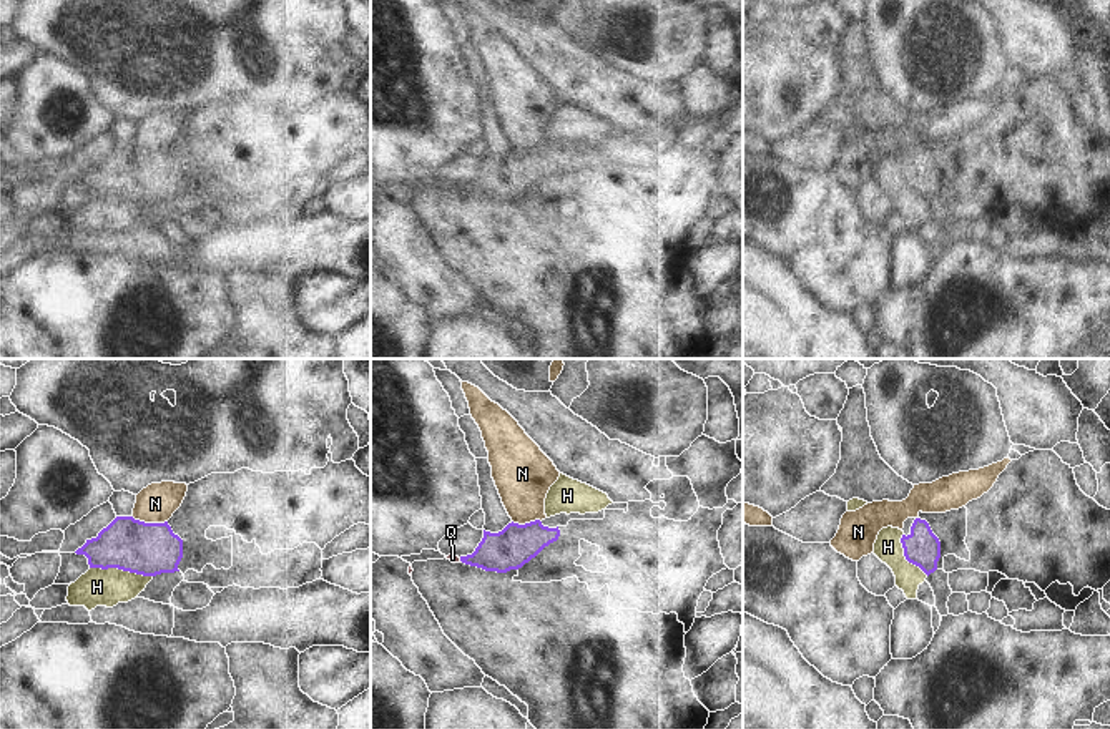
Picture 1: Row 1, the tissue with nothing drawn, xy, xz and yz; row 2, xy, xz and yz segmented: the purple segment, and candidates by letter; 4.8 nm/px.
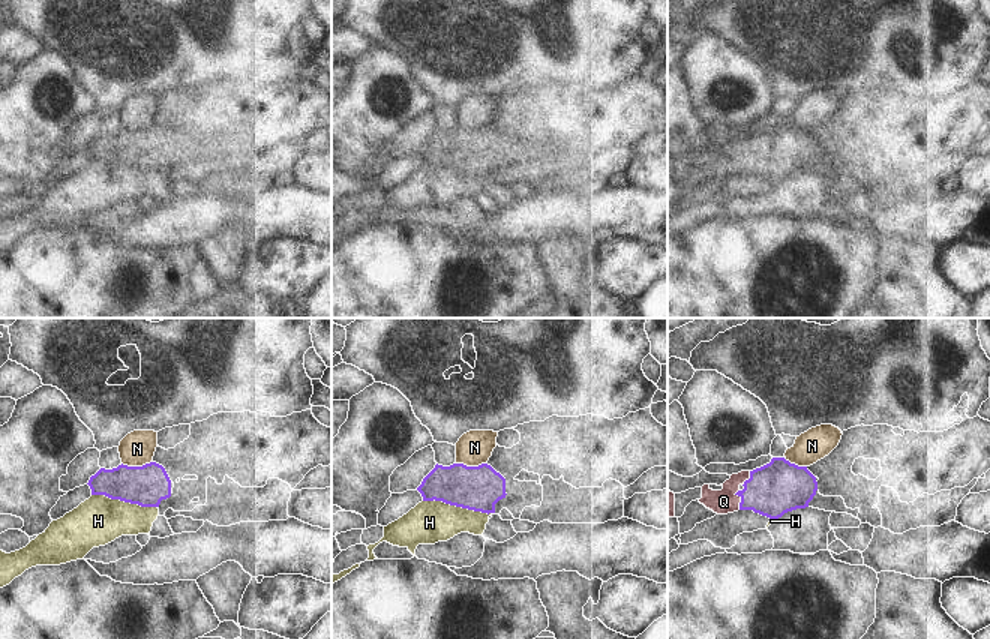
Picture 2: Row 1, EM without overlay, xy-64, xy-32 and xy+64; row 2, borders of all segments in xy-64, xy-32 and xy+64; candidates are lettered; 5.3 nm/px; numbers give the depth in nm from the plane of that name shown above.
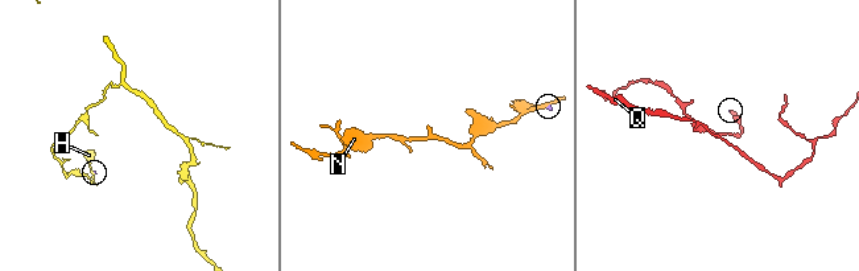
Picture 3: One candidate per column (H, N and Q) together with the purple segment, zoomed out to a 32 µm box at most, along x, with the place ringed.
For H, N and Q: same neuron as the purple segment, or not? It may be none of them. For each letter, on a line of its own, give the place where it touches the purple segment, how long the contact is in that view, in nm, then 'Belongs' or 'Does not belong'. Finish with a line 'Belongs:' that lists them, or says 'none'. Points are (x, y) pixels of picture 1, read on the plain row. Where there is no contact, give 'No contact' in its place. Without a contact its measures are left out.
H: Touches purple at xy (122, 196). Shared border 300 nm. Does not belong
N: Touches purple at xy (150, 151). Shared border 180 nm. Does not belong
Q: Touches purple at xz (461, 188). Shared border 30 nm. Belongs
Belongs: Q

